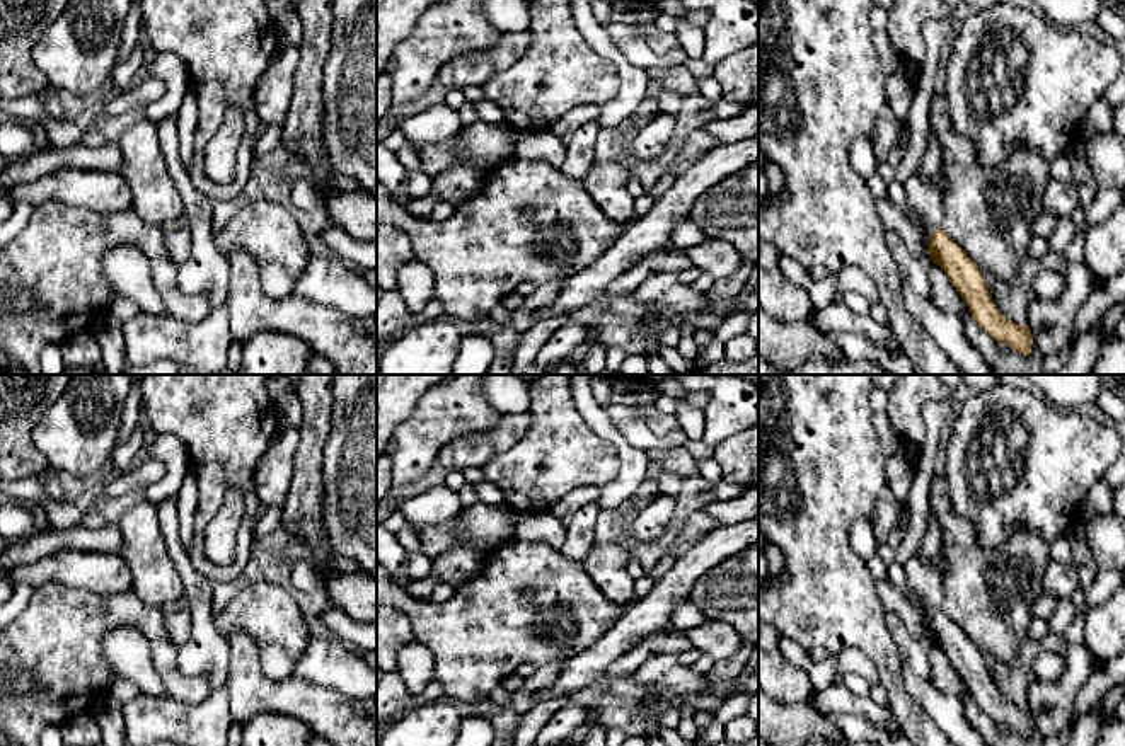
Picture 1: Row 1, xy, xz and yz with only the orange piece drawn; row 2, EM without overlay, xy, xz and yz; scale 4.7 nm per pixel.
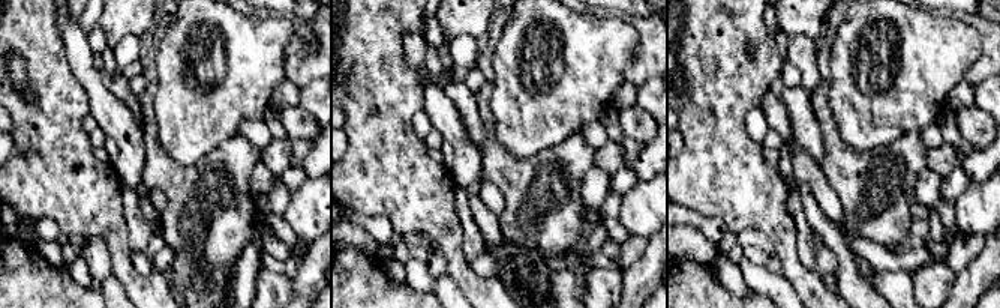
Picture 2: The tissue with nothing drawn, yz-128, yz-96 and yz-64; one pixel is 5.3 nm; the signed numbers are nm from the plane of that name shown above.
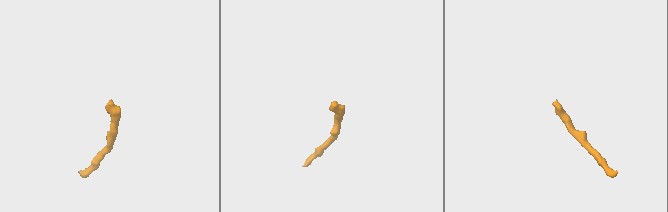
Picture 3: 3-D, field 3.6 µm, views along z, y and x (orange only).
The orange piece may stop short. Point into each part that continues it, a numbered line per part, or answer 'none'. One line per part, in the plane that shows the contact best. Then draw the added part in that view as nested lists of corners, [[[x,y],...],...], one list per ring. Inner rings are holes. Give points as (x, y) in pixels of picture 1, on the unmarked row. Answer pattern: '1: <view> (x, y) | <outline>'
1: xy (155, 581) | [[[140,502],[118,523],[123,537],[119,555],[133,576],[133,591],[153,606],[181,606],[184,586],[172,564],[159,523],[157,506]]]

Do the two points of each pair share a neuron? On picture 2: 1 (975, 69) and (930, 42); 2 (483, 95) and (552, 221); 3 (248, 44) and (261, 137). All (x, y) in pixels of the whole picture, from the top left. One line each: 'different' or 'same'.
1: different
2: same
3: different

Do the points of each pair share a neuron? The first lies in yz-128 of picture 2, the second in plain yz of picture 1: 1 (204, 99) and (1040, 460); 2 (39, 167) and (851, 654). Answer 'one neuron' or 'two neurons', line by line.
1: one neuron
2: two neurons

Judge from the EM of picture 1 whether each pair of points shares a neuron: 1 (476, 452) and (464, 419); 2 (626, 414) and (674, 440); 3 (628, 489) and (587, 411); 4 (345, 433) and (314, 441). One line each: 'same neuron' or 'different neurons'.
1: different neurons
2: same neuron
3: same neuron
4: different neurons

